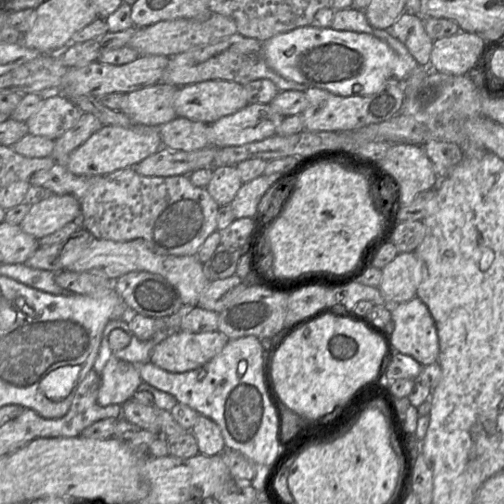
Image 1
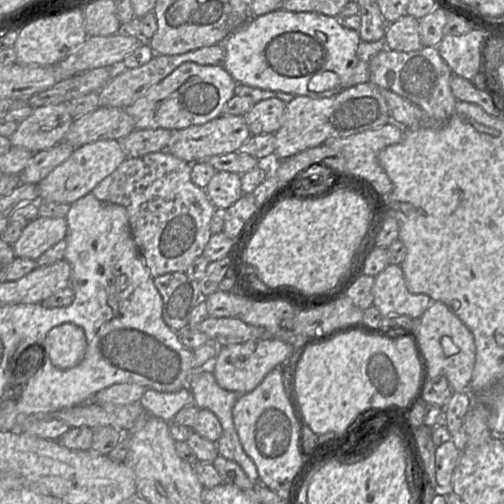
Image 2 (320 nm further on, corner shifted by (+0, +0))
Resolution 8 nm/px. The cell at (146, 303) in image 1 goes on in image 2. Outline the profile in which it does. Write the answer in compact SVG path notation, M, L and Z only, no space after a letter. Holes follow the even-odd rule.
M185 272L167 273L154 278L154 285L163 300L162 316L166 325L177 333L188 327L193 308L206 297L203 297L197 280L188 278Z

